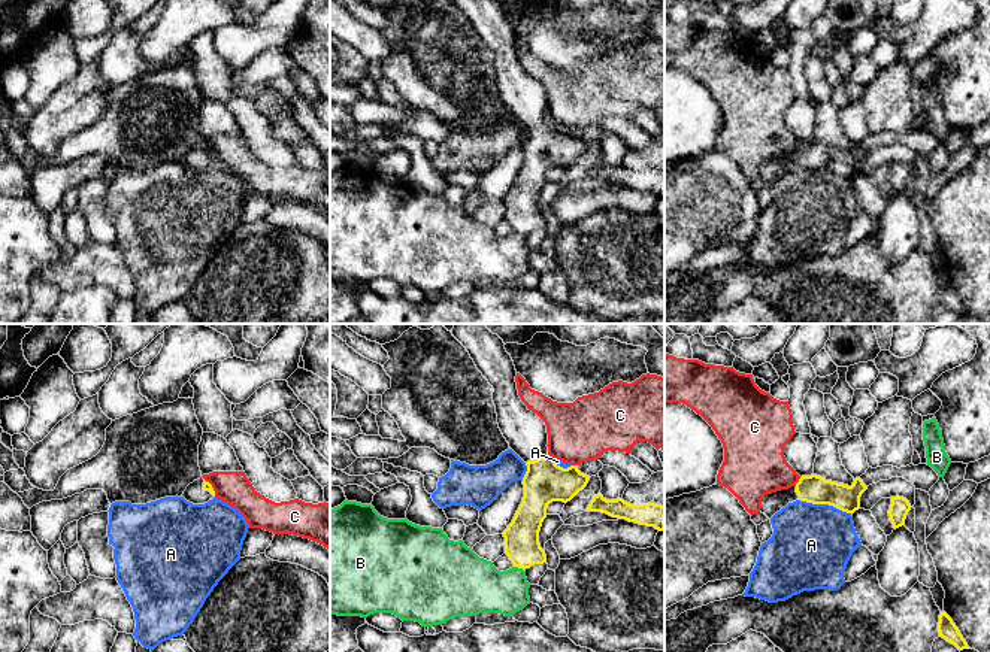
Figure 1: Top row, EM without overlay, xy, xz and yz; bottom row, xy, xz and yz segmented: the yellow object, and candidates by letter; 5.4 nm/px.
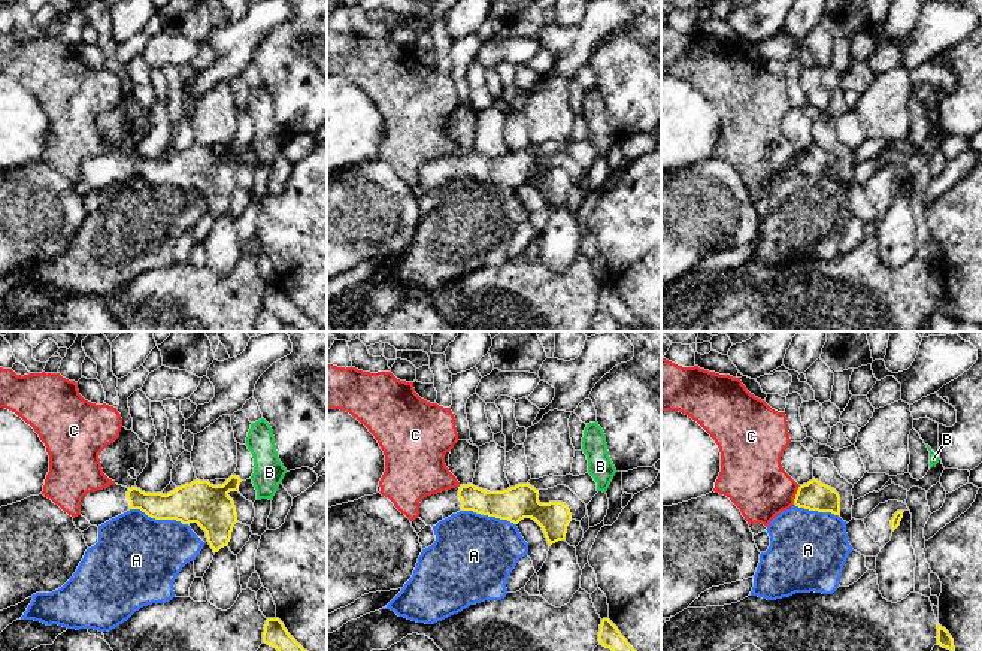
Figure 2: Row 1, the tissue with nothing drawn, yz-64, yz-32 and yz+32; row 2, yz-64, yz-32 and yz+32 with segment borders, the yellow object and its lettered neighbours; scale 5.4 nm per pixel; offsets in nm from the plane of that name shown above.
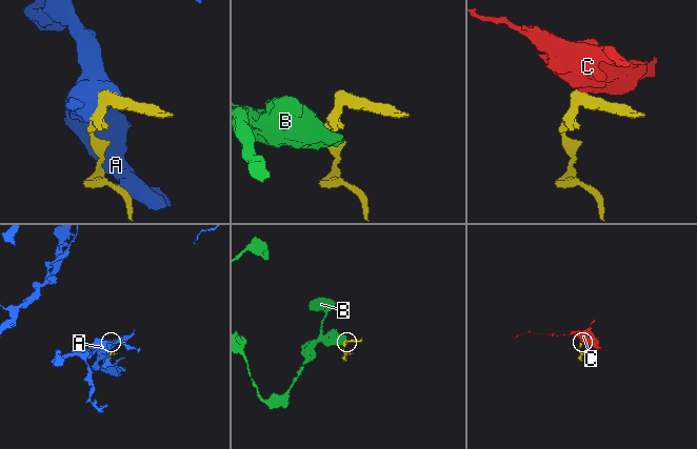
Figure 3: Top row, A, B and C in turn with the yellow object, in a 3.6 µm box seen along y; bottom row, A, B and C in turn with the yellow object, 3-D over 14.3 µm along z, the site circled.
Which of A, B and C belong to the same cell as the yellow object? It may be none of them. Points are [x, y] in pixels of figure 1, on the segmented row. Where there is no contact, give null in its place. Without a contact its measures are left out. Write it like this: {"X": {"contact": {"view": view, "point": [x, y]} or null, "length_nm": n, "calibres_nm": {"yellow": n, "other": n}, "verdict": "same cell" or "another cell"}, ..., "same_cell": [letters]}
{"A": {"contact": {"view": "yz", "point": [824, 503]}, "length_nm": 300, "calibres_nm": {"yellow": 150, "other": 440}, "verdict": "another cell"}, "B": {"contact": {"view": "xz", "point": [518, 567]}, "length_nm": 60, "calibres_nm": {"yellow": 190, "other": 280}, "verdict": "another cell"}, "C": {"contact": {"view": "yz", "point": [798, 482]}, "length_nm": 60, "calibres_nm": {"yellow": 150, "other": 340}, "verdict": "another cell"}, "same_cell": []}

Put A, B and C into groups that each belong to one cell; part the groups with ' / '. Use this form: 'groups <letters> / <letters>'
groups A / B / C

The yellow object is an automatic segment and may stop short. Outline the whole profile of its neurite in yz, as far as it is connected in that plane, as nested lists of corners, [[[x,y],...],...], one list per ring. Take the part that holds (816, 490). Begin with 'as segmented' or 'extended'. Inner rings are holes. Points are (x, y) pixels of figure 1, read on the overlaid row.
extended | [[[817,474],[802,476],[794,486],[765,495],[760,512],[770,519],[788,503],[800,500],[812,504],[829,504],[853,515],[860,509],[860,497],[866,489],[868,486],[860,477],[856,477],[848,486]]]

